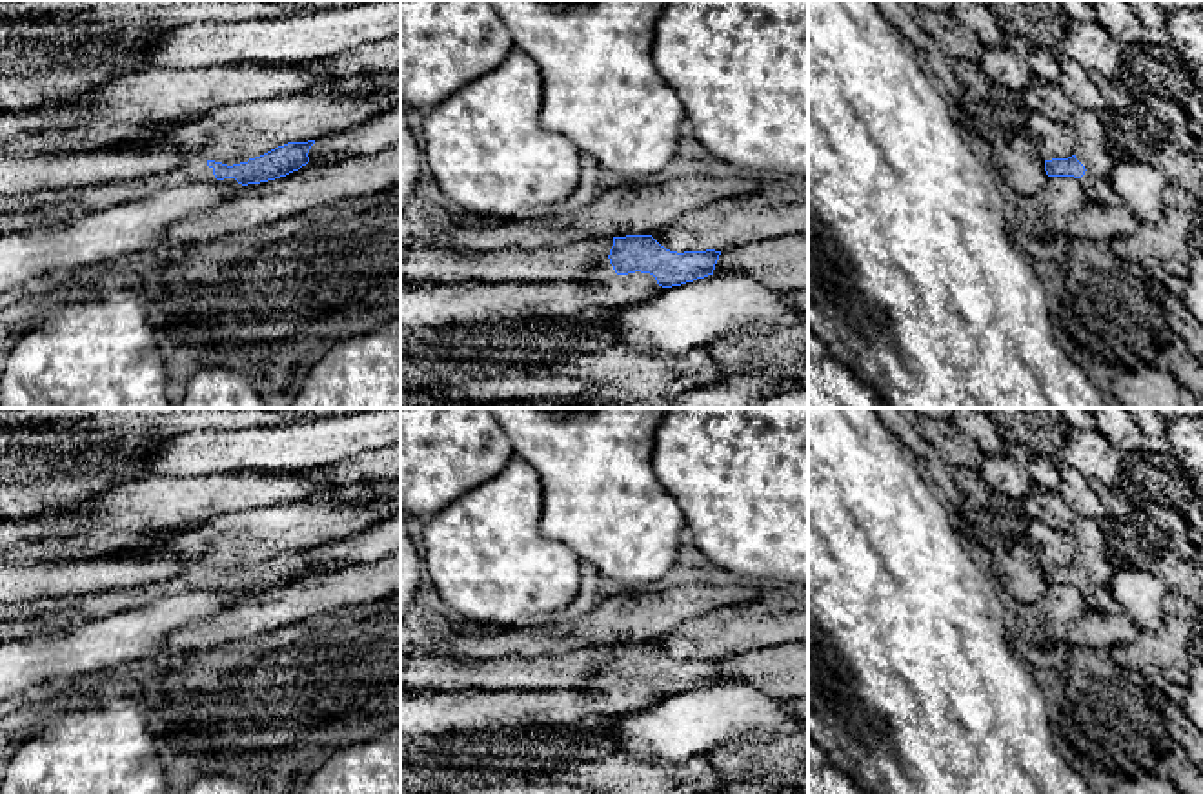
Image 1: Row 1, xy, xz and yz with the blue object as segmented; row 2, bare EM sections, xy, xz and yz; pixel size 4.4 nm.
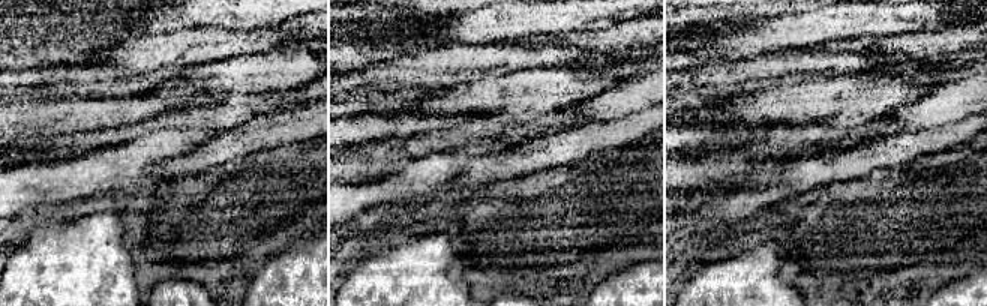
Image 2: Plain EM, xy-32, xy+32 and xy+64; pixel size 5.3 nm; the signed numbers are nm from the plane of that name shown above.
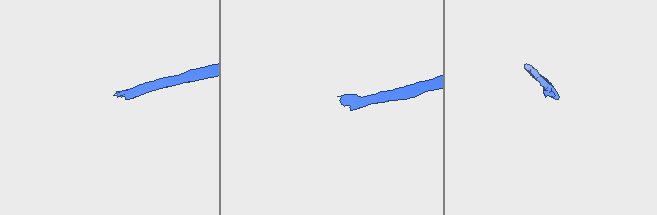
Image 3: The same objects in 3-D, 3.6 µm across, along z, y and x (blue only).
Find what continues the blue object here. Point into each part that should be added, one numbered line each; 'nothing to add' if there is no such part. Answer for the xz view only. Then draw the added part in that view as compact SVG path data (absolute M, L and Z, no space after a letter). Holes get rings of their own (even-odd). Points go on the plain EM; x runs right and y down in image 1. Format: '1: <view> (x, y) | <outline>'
1: xz (601, 680) | M604 663L577 688L606 690L613 685L617 685L617 681L615 681L613 674L610 672L610 667Z

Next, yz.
1: yz (1098, 598) | M1085 579L1079 588L1090 608L1103 610L1108 614L1119 612L1119 606L1116 605L1108 586L1092 585L1088 579Z

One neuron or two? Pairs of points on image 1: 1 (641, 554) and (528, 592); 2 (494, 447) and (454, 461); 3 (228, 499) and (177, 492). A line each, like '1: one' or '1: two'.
1: two
2: one
3: one

